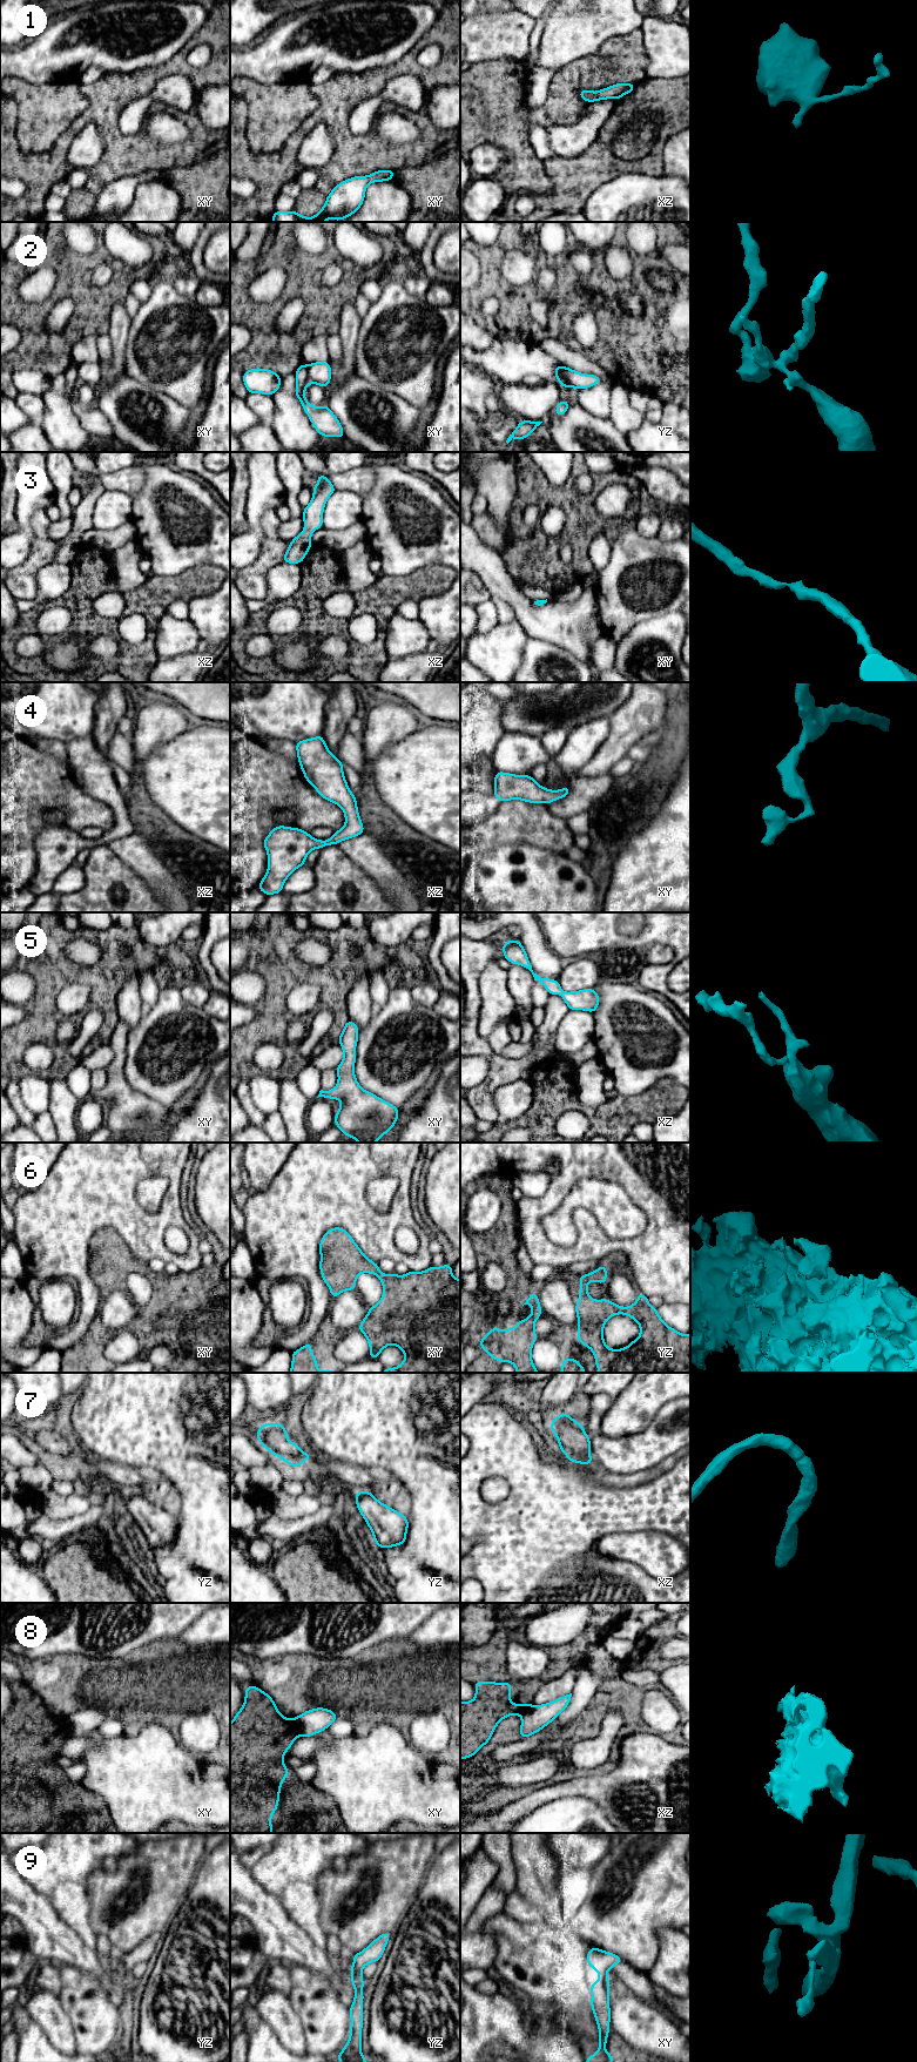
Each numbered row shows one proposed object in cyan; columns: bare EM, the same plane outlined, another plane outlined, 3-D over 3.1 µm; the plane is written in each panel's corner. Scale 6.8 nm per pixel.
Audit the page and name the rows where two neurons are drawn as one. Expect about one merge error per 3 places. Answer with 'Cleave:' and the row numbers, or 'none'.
Cleave: 2, 8

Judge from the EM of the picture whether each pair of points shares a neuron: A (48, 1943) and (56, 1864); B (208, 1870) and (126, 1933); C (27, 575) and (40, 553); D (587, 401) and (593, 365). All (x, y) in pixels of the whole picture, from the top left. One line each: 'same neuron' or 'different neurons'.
A: different neurons
B: different neurons
C: same neuron
D: different neurons

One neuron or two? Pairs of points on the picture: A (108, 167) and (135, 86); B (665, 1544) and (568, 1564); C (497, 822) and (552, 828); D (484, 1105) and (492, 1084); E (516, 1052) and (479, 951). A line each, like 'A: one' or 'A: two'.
A: one
B: two
C: one
D: one
E: two

